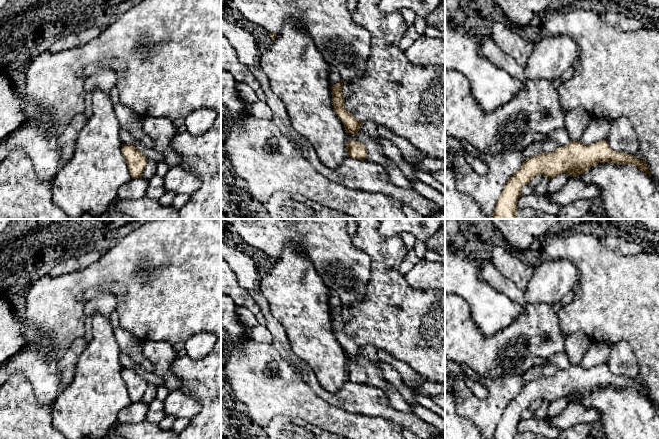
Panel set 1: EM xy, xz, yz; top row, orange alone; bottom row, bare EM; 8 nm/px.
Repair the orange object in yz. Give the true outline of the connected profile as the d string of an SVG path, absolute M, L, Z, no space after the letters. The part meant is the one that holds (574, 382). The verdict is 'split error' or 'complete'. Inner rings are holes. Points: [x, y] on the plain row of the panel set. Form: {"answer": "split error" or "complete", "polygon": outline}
{"answer": "complete", "polygon": "M606 363L590 369L580 365L570 365L549 377L541 377L528 382L519 394L506 406L494 431L493 439L516 439L517 425L522 420L522 412L538 398L552 402L566 397L578 401L599 386L618 389L634 389L650 401L649 391L634 379L612 374Z"}

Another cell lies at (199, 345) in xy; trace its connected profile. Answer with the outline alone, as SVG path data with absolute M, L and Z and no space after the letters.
M200 332L185 342L186 355L193 359L204 358L215 346L218 337L208 332Z

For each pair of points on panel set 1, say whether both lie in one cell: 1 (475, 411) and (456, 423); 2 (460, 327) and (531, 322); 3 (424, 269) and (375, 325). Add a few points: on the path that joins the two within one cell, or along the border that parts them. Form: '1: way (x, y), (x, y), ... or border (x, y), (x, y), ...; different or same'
1: border (455, 399), (456, 411), (468, 418), (478, 428); different
2: way (478, 342), (503, 342), (508, 337), (513, 336); same
3: border (405, 275), (411, 285), (421, 289), (433, 289); different

